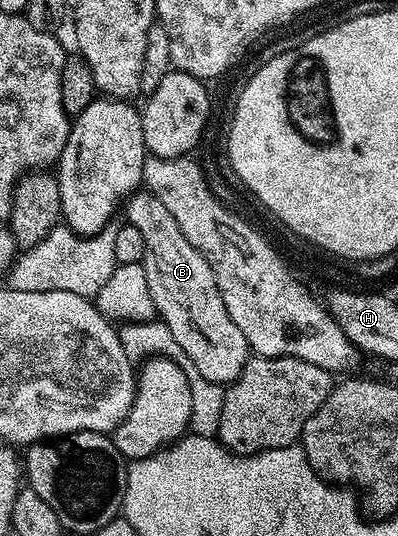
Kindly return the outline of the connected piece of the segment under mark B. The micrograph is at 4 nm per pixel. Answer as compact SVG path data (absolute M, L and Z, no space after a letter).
M138 191L128 198L123 205L125 217L133 224L135 232L141 236L141 241L145 244L145 257L143 264L147 271L147 287L151 287L151 299L156 316L175 335L175 343L183 347L190 365L199 371L199 375L210 379L232 379L241 374L241 369L251 356L251 350L247 339L243 339L243 331L235 327L235 319L227 315L227 307L223 307L223 295L219 295L219 287L215 283L215 275L203 259L203 255L195 248L179 231L179 223L175 223L171 211L155 199L155 195L148 191Z

